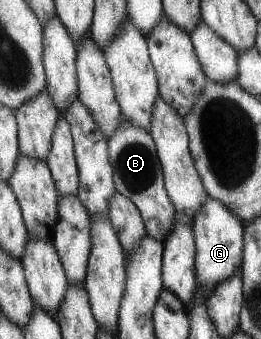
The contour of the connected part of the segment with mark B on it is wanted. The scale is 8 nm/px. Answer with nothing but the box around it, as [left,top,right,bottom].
[107,116,174,242]

